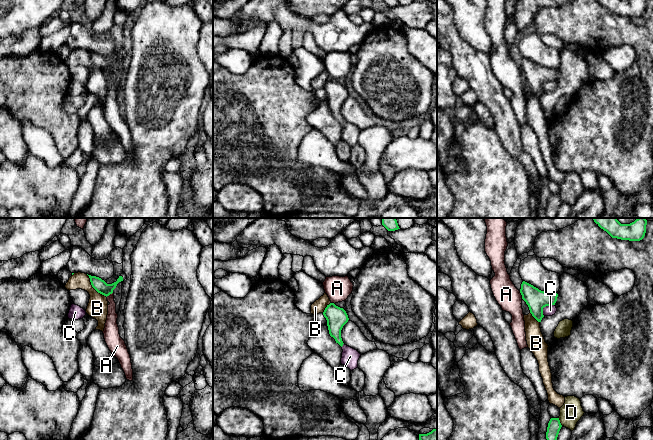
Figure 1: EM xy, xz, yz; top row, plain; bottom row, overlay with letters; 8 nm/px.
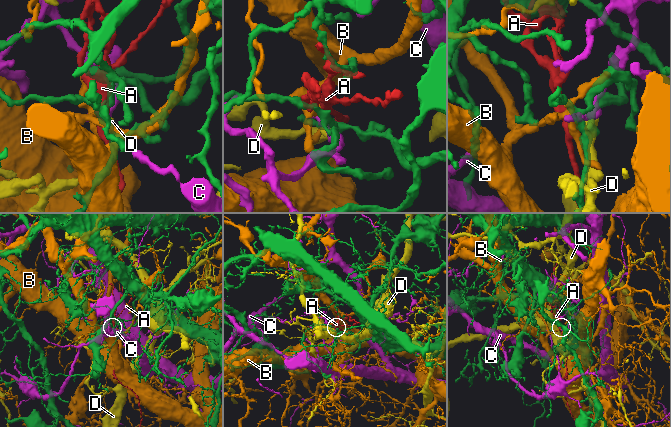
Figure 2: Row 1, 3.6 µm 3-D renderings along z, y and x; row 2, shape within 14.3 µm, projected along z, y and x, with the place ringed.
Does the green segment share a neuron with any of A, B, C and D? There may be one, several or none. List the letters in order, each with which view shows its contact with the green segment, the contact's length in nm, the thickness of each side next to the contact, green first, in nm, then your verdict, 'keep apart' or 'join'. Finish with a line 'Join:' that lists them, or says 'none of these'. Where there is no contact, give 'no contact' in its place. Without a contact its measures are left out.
A: contact in yz; length 70 nm; calibres 160 and 190 nm; keep apart
B: contact in xy; length 260 nm; calibres 100 and 170 nm; keep apart
C: contact in yz; length 130 nm; calibres 160 and 80 nm; keep apart
D: contact in yz; length 70 nm; calibres 110 and 180 nm; keep apart
Join: none of these

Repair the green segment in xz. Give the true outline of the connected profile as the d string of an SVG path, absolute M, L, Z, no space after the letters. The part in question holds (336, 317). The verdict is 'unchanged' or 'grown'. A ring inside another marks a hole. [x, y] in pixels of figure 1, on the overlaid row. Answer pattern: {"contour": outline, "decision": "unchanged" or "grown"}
{"contour": "M330 303L325 308L323 315L327 320L330 336L342 347L344 343L341 338L341 330L349 320L346 311L334 303Z", "decision": "unchanged"}

